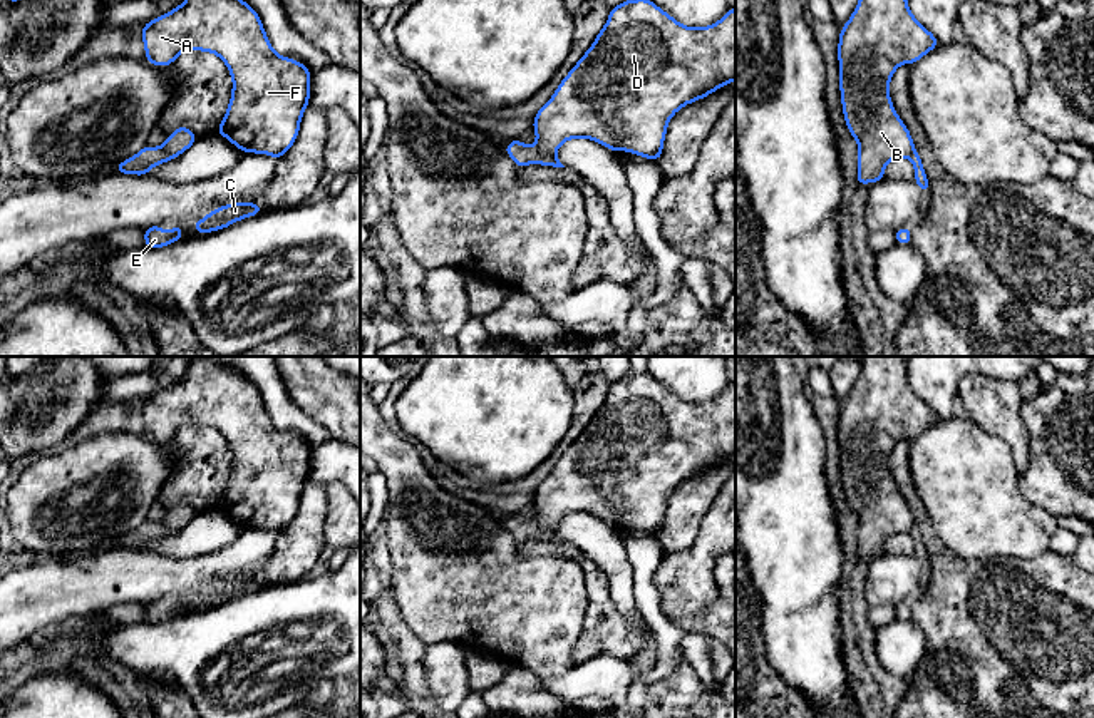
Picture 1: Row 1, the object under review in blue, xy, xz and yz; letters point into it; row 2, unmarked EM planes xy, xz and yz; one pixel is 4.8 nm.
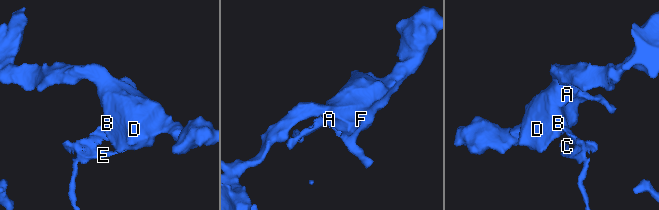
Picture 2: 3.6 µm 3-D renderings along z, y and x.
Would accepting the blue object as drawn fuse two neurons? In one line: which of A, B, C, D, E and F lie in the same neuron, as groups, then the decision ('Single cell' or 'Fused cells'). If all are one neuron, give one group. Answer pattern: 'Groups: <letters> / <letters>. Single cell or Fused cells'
Groups: A B D F / C E. Fused cells

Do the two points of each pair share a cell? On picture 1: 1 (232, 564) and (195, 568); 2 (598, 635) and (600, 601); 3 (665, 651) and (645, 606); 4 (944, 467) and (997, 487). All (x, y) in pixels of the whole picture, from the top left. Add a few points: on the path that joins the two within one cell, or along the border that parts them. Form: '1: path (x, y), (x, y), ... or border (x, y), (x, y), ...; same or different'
1: path (223, 564), (203, 568); same
2: path (598, 626), (600, 610); same
3: path (665, 640), (665, 633), (654, 618); same
4: path (957, 469), (975, 487), (984, 487); same

